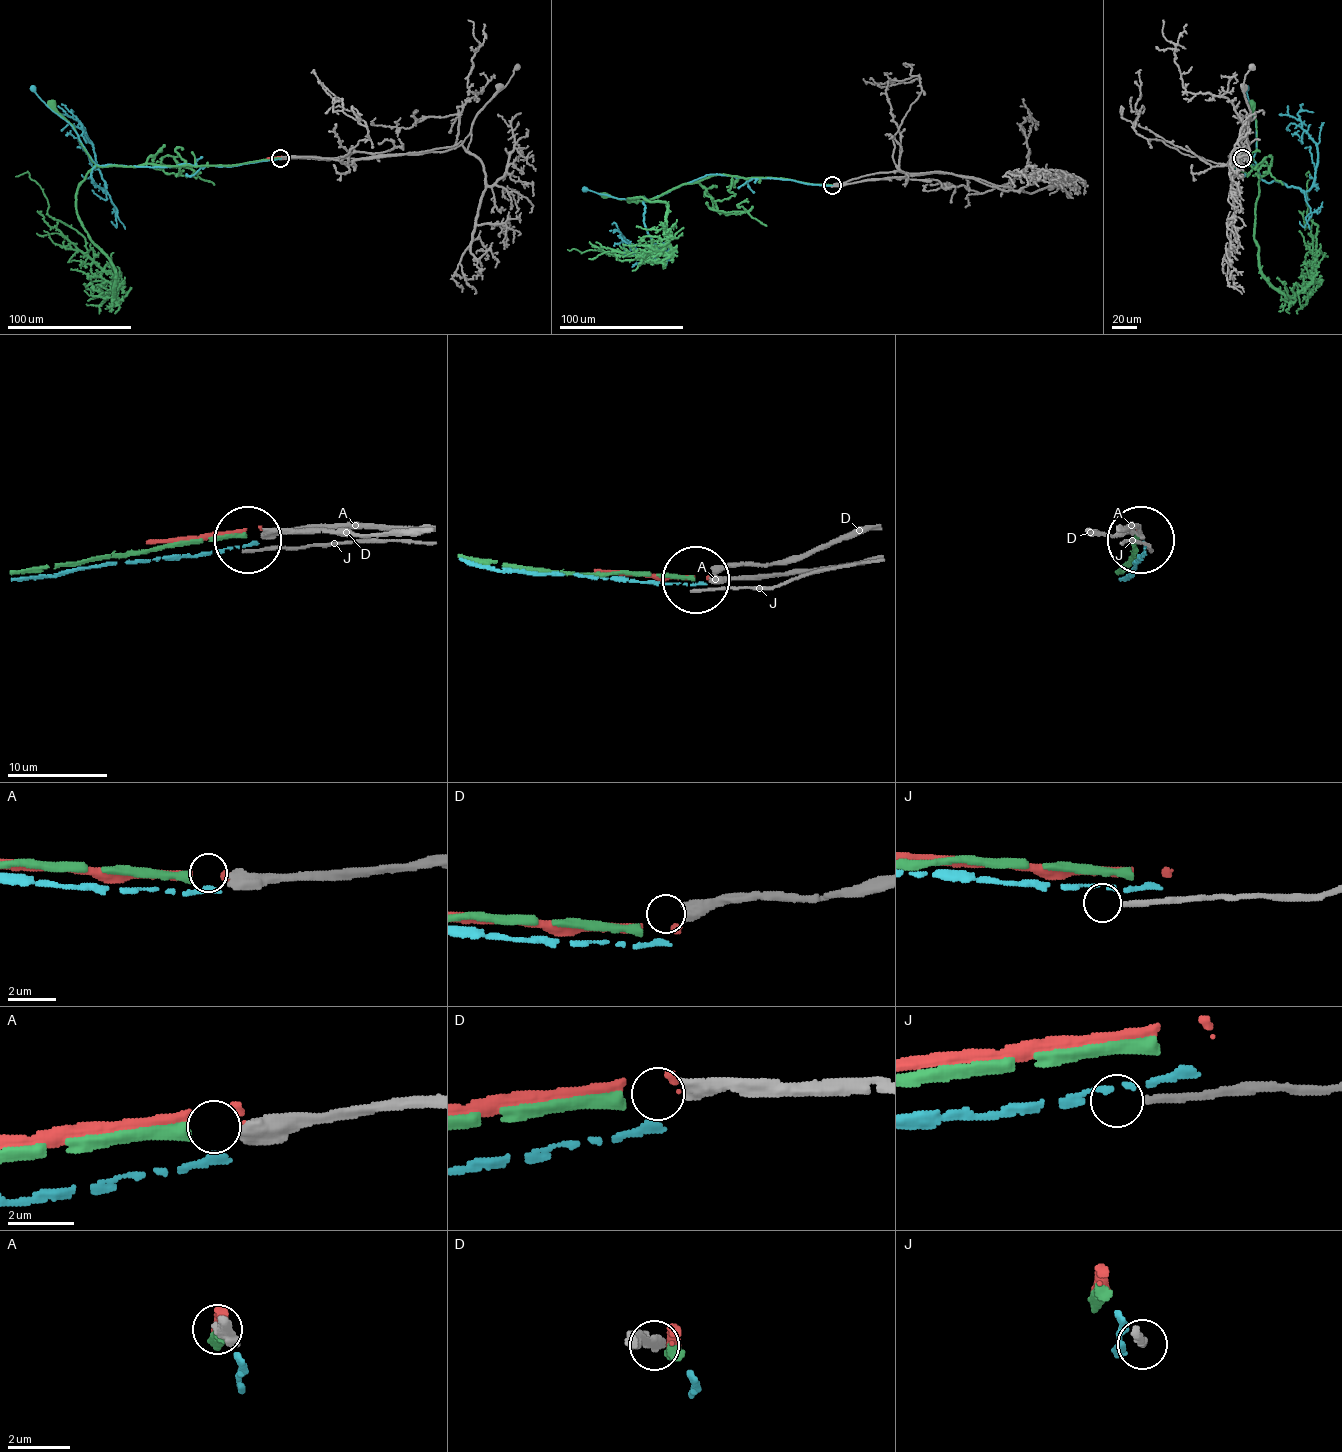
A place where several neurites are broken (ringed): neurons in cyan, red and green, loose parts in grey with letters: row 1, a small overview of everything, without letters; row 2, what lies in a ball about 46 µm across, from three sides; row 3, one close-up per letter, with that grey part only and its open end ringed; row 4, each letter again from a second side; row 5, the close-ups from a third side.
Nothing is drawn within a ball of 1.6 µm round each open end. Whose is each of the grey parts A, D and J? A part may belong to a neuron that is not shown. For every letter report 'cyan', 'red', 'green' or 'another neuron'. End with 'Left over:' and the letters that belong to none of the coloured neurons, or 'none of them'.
A: green
D: another neuron
J: another neuron
Left over: D, J

